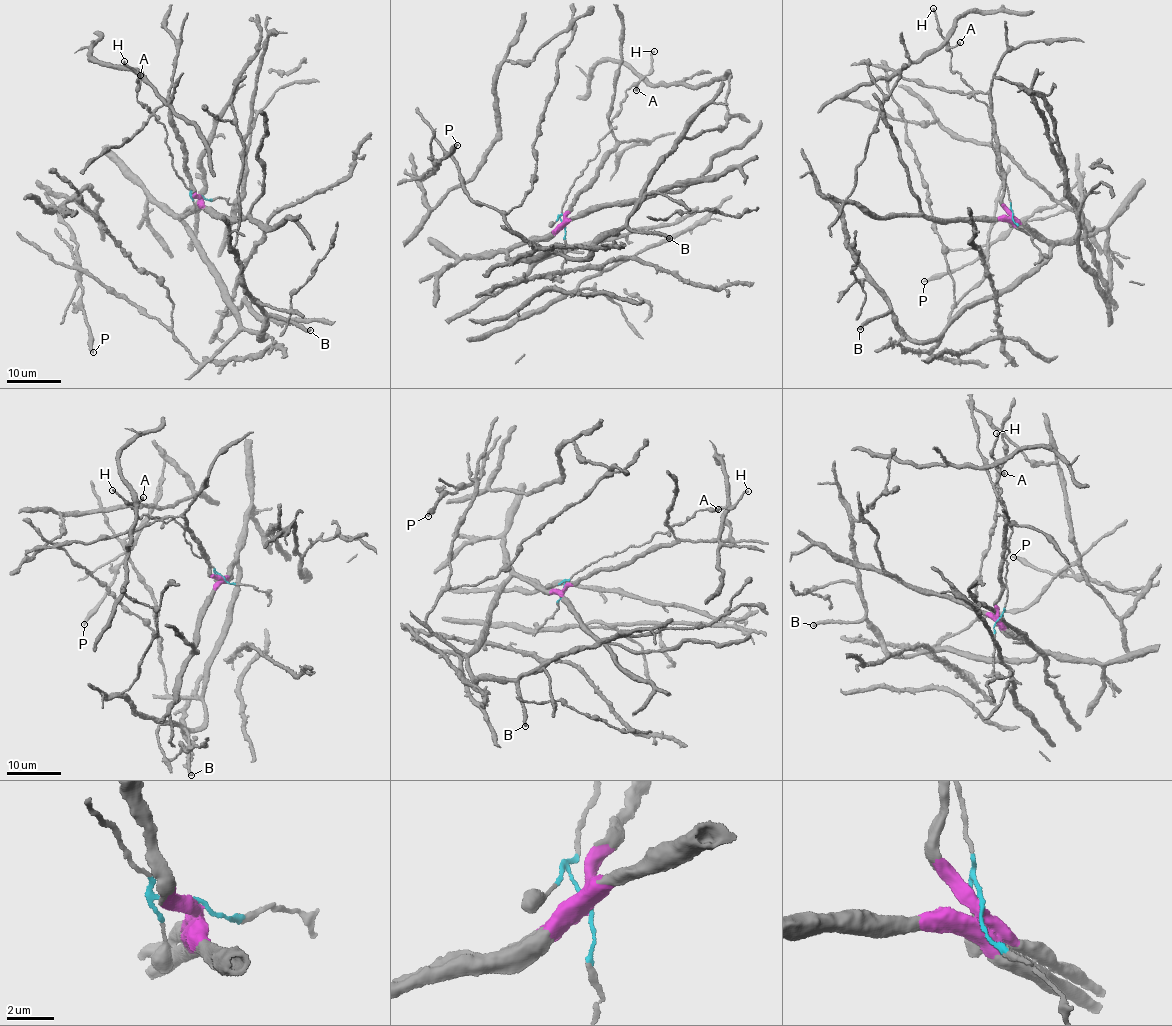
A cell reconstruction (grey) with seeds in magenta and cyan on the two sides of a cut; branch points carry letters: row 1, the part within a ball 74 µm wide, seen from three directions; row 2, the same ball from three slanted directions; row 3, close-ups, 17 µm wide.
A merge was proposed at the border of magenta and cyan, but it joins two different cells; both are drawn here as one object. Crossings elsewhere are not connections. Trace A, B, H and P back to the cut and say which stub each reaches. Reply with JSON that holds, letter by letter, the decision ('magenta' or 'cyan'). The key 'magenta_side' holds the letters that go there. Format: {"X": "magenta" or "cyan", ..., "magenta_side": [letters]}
{"A": "cyan", "B": "magenta", "H": "cyan", "P": "magenta", "magenta_side": ["B", "P"]}

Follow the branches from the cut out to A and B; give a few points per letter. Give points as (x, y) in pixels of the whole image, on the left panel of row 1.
A: (201, 196), (190, 193), (173, 168), (173, 156), (166, 143), (163, 123), (137, 100), (140, 75)
B: (201, 196), (200, 203), (182, 221), (221, 276), (243, 327), (260, 332), (260, 338), (268, 317), (311, 330)

